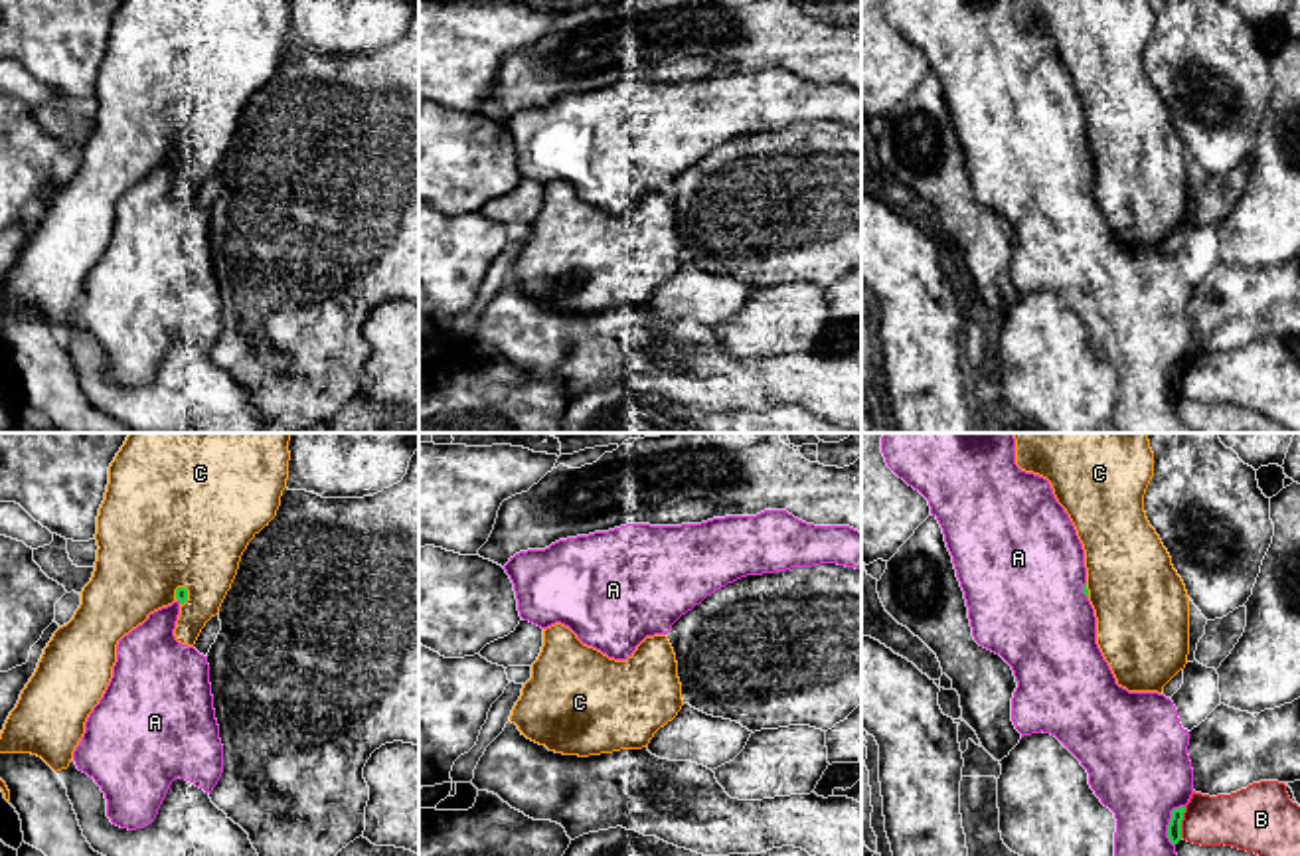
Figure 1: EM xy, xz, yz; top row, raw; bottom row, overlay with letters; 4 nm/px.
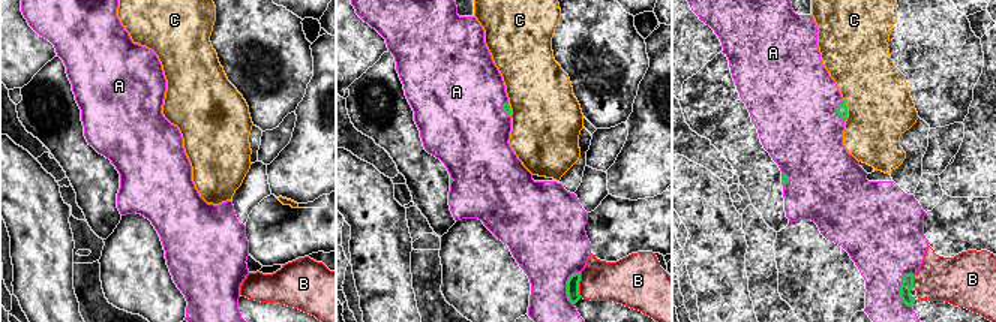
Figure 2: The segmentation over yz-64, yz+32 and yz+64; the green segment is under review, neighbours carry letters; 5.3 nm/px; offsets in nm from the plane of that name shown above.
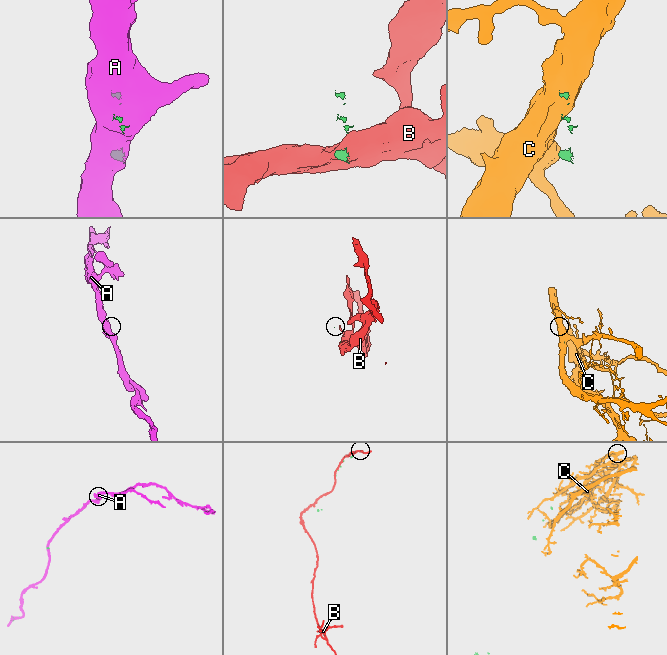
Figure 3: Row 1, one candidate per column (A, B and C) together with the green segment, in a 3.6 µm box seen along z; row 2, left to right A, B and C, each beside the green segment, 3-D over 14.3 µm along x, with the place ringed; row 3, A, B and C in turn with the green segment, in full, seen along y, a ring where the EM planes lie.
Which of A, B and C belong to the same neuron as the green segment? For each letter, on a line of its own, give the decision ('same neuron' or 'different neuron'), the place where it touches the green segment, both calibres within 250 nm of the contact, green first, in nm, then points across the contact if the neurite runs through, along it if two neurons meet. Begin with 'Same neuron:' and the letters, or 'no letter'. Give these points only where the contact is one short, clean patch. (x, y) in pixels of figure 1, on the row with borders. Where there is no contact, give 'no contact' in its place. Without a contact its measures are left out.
Same neuron: A
A: same neuron; meets green in yz at (1170, 823); 60 nm thick on the green side, 400 nm on the other
B: different neuron; meets green in yz at (1180, 823); 60 nm thick on the green side, 220 nm on the other
C: different neuron; meets green in xy at (176, 596); 50 nm thick on the green side, 440 nm on the other

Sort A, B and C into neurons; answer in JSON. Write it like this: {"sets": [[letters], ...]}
{"sets": [["A"], ["B"], ["C"]]}

